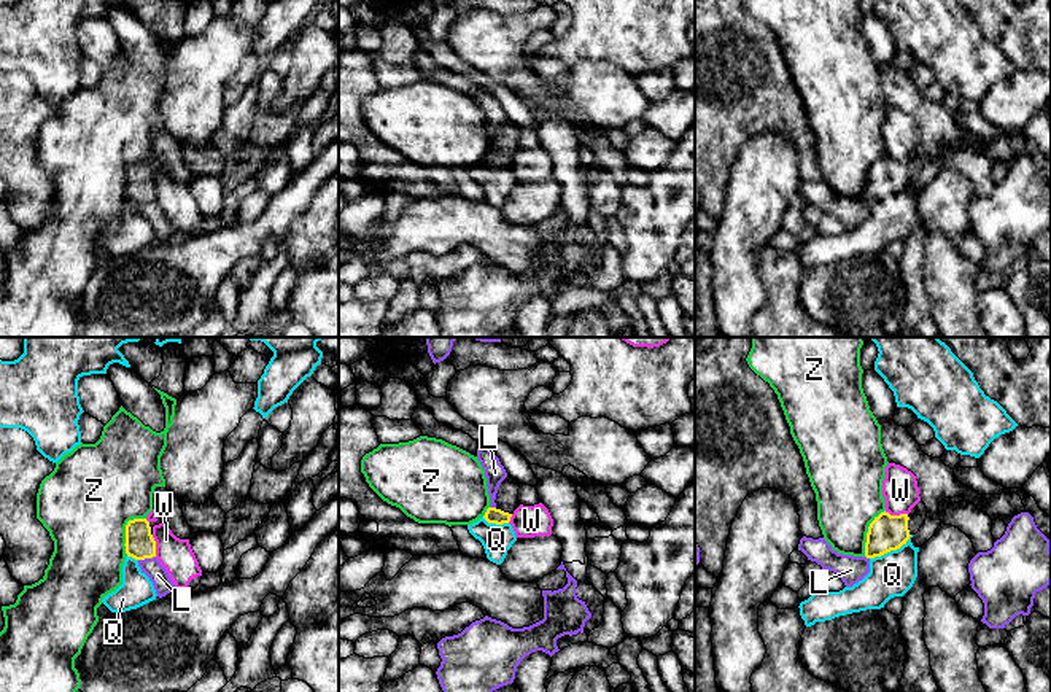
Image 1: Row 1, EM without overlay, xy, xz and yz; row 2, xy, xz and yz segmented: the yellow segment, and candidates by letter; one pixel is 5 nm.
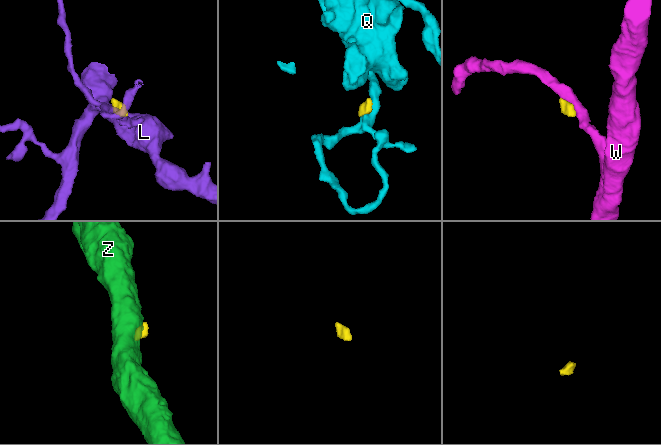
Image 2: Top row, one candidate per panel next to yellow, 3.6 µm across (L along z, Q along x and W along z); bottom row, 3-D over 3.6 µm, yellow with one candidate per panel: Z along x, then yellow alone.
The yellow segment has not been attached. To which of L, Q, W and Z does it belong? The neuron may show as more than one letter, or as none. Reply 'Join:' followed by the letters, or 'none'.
Join: none

